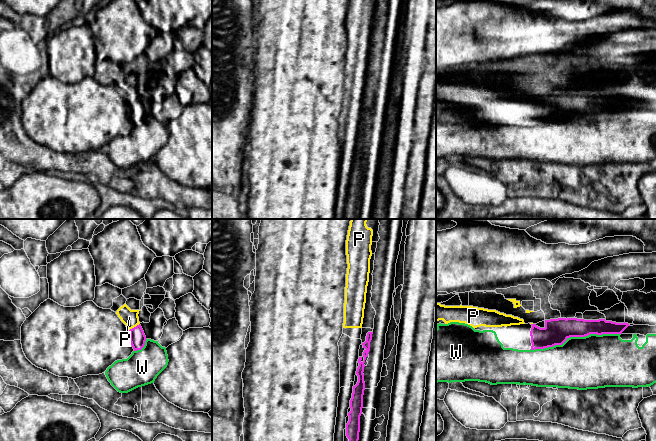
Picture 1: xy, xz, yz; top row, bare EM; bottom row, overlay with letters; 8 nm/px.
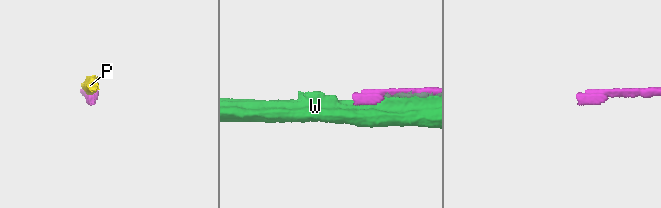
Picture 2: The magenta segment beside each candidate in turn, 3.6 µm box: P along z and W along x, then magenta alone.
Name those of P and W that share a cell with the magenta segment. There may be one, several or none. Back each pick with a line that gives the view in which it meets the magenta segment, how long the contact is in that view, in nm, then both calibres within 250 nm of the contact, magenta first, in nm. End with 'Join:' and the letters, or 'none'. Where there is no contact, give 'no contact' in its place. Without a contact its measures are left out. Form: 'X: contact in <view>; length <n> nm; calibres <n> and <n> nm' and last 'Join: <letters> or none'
P: contact in xy; length 110 nm; calibres 130 and 130 nm
Join: P

